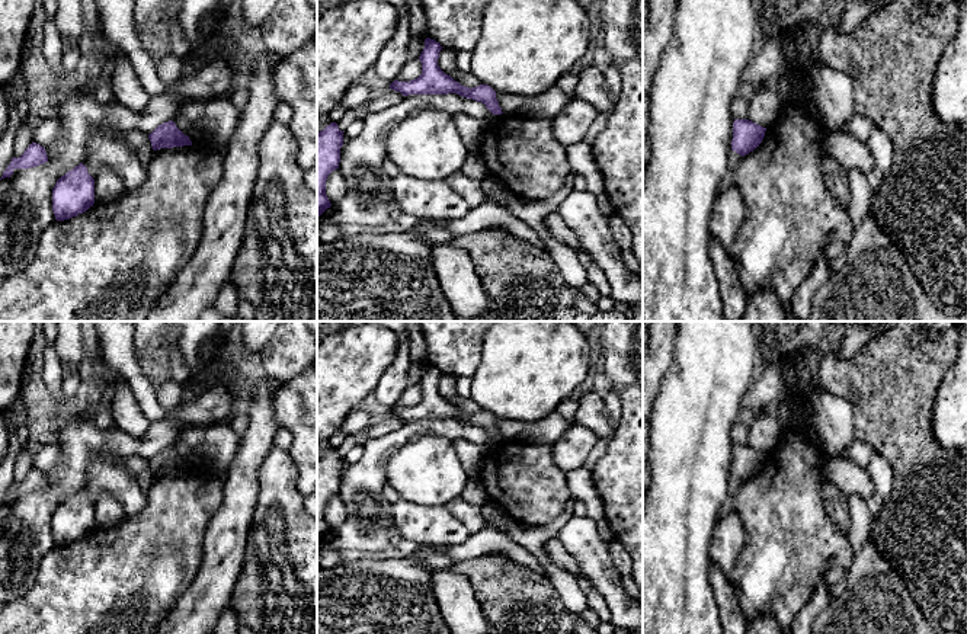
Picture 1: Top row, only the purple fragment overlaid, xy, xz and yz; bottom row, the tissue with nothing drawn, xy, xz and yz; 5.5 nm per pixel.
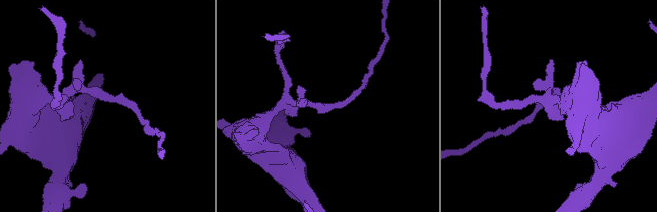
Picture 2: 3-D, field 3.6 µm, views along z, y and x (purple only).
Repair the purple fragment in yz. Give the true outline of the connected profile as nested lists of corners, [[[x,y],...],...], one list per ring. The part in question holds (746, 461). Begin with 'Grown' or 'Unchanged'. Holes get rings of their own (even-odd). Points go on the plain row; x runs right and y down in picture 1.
Unchanged. [[[734,445],[731,476],[742,483],[753,477],[762,468],[766,454],[749,446]]]

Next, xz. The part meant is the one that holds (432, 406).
Unchanged. [[[426,364],[425,374],[419,382],[422,400],[410,407],[394,406],[390,414],[400,417],[403,422],[457,419],[462,423],[484,429],[493,441],[502,441],[503,438],[496,425],[496,417],[490,412],[480,410],[473,414],[465,413],[439,394],[438,384],[441,375],[442,372],[439,368]]]

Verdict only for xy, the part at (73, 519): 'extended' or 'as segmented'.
as segmented

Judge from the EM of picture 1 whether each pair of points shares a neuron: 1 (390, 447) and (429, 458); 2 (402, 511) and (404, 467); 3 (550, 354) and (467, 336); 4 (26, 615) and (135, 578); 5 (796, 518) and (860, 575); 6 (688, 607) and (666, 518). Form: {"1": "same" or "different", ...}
{"1": "different", "2": "different", "3": "different", "4": "same", "5": "different", "6": "same"}

